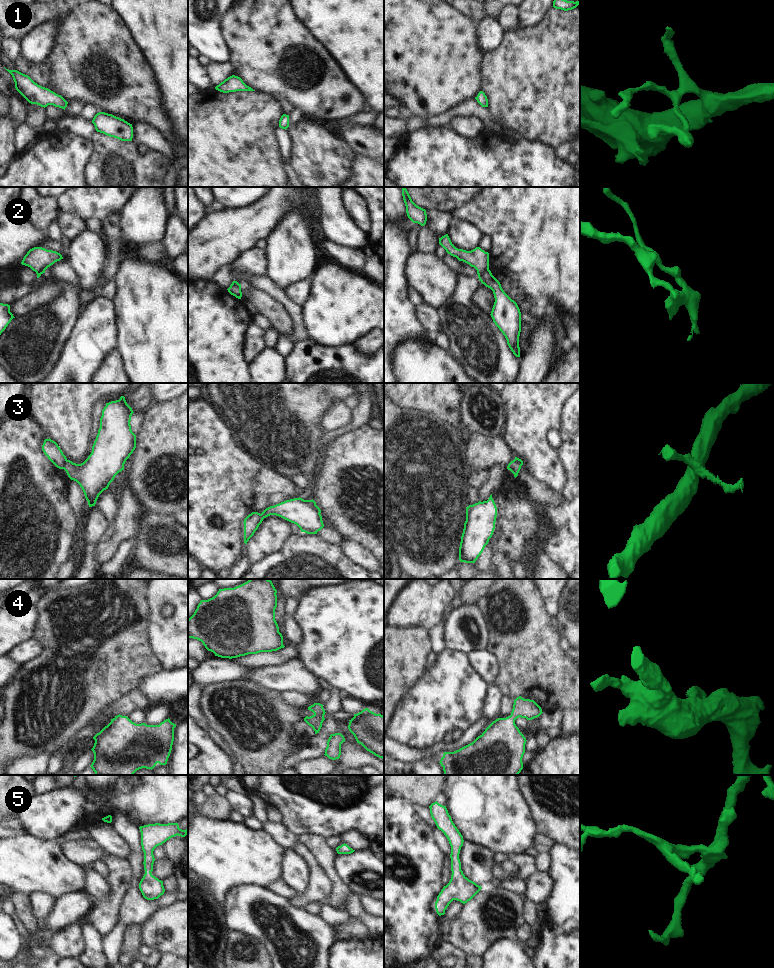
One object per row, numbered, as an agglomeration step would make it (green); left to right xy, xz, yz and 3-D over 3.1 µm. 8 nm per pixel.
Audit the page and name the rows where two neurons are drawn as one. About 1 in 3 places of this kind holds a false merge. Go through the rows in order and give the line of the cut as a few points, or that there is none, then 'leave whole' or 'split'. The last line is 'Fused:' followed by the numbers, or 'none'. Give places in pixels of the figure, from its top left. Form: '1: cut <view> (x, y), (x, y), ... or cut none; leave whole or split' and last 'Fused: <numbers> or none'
1: cut none; leave whole
2: cut yz (488, 268), (478, 275); split
3: cut xy (67, 460), (63, 468); split
4: cut none; leave whole
5: cut none; leave whole
Fused: 2, 3

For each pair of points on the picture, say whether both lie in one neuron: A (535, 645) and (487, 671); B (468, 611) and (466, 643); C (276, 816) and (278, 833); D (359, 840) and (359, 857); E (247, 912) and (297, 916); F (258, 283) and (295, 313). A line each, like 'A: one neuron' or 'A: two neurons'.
A: two neurons
B: one neuron
C: two neurons
D: two neurons
E: one neuron
F: one neuron

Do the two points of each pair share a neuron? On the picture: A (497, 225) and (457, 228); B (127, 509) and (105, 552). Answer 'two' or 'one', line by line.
A: two
B: one

